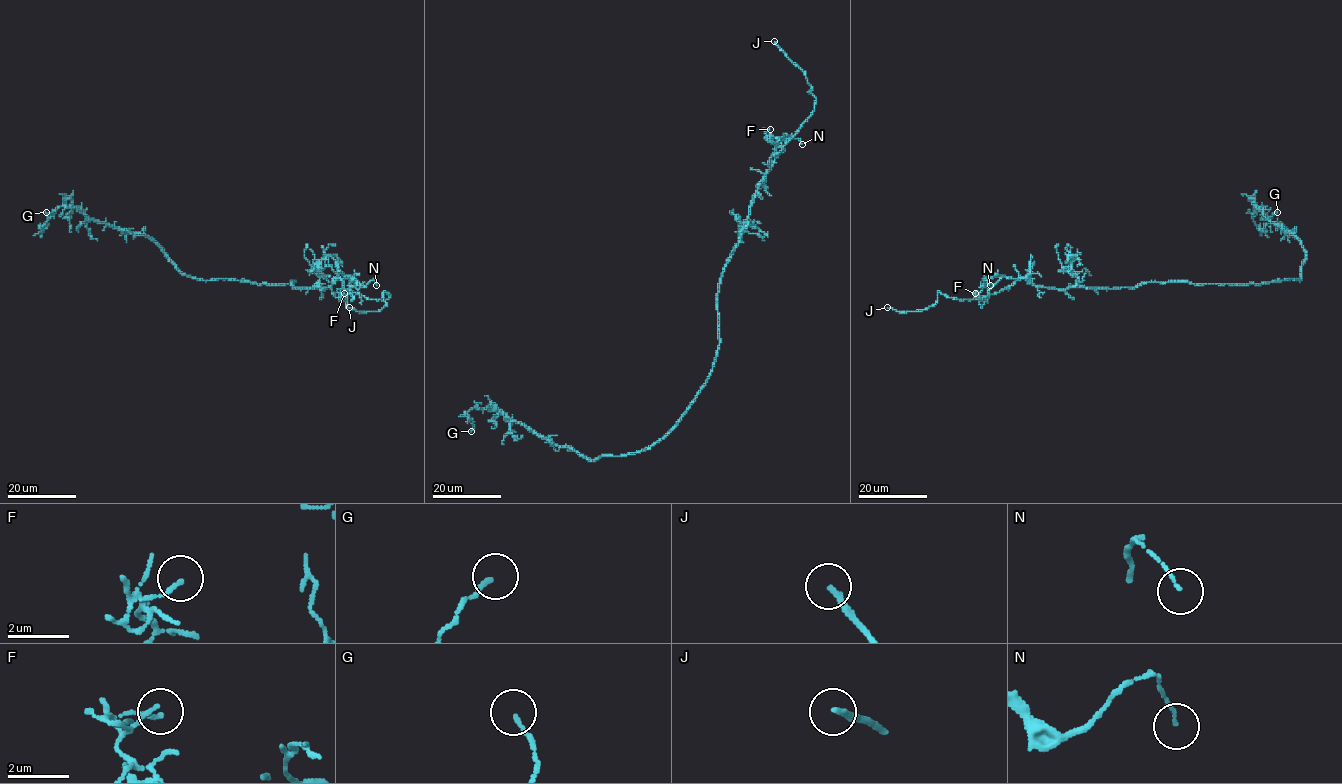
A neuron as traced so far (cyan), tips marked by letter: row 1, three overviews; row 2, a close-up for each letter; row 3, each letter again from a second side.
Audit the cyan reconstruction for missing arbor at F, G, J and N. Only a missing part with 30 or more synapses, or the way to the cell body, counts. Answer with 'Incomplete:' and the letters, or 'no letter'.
Incomplete: J

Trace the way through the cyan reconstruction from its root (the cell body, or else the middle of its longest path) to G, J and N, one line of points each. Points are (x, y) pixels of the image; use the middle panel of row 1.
G: (715, 354), (706, 384), (681, 419), (639, 451), (588, 460), (505, 413), (476, 406), (468, 412), (471, 431)
J: (715, 354), (722, 269), (769, 160), (814, 110), (815, 98), (804, 73), (774, 41)
N: (715, 354), (717, 292), (722, 269), (739, 241), (752, 196), (771, 166), (777, 144), (795, 138), (802, 144)

